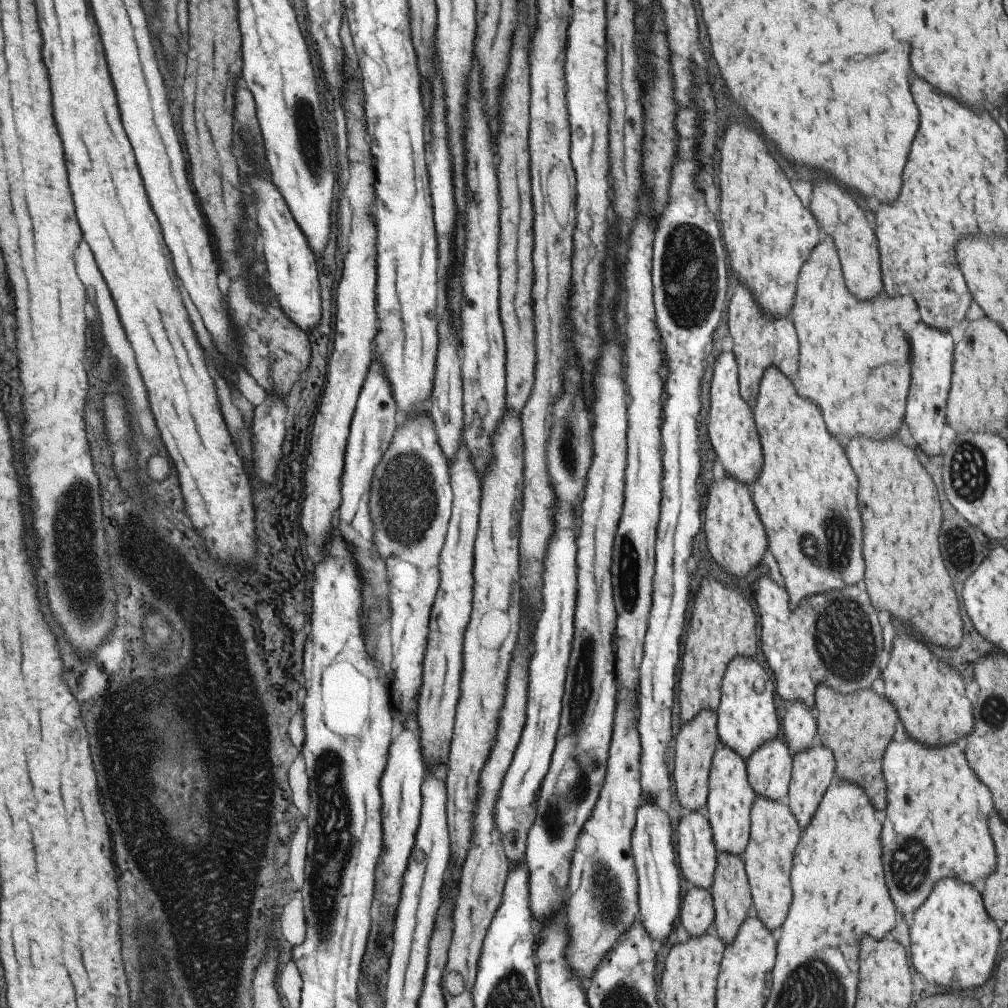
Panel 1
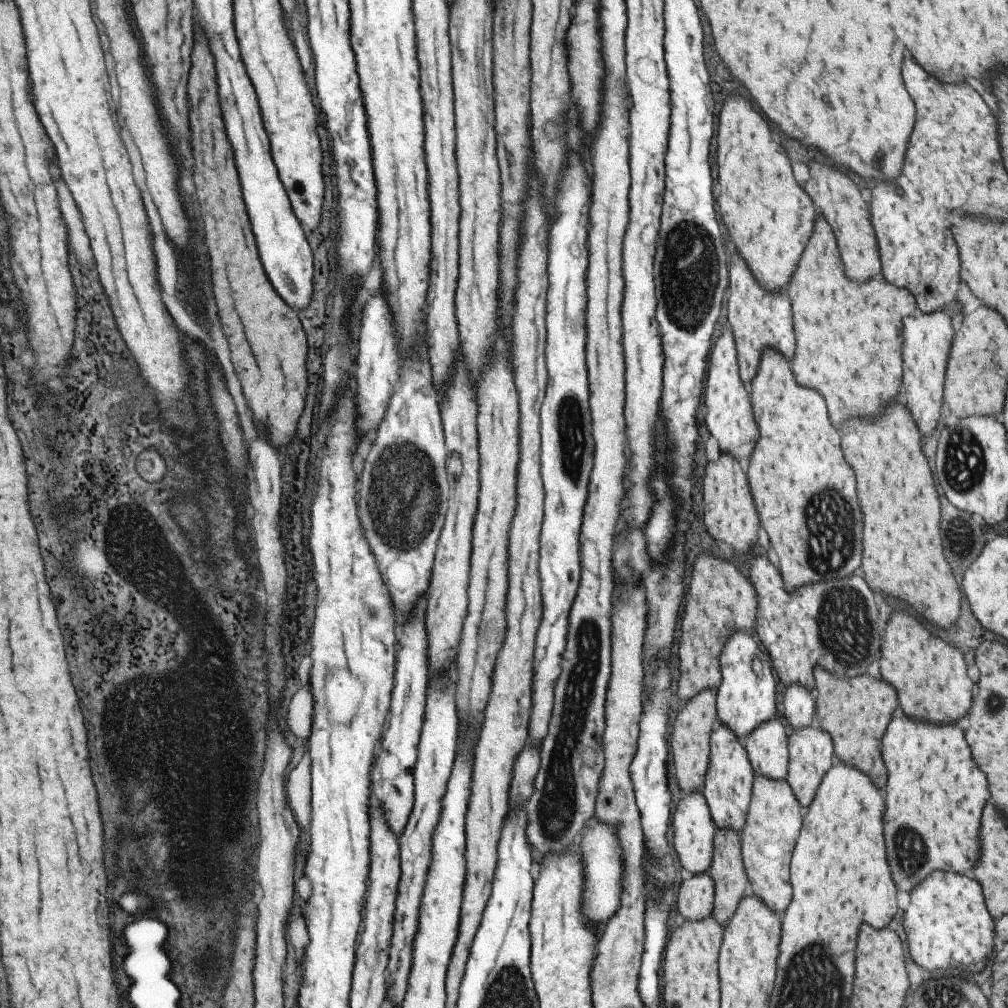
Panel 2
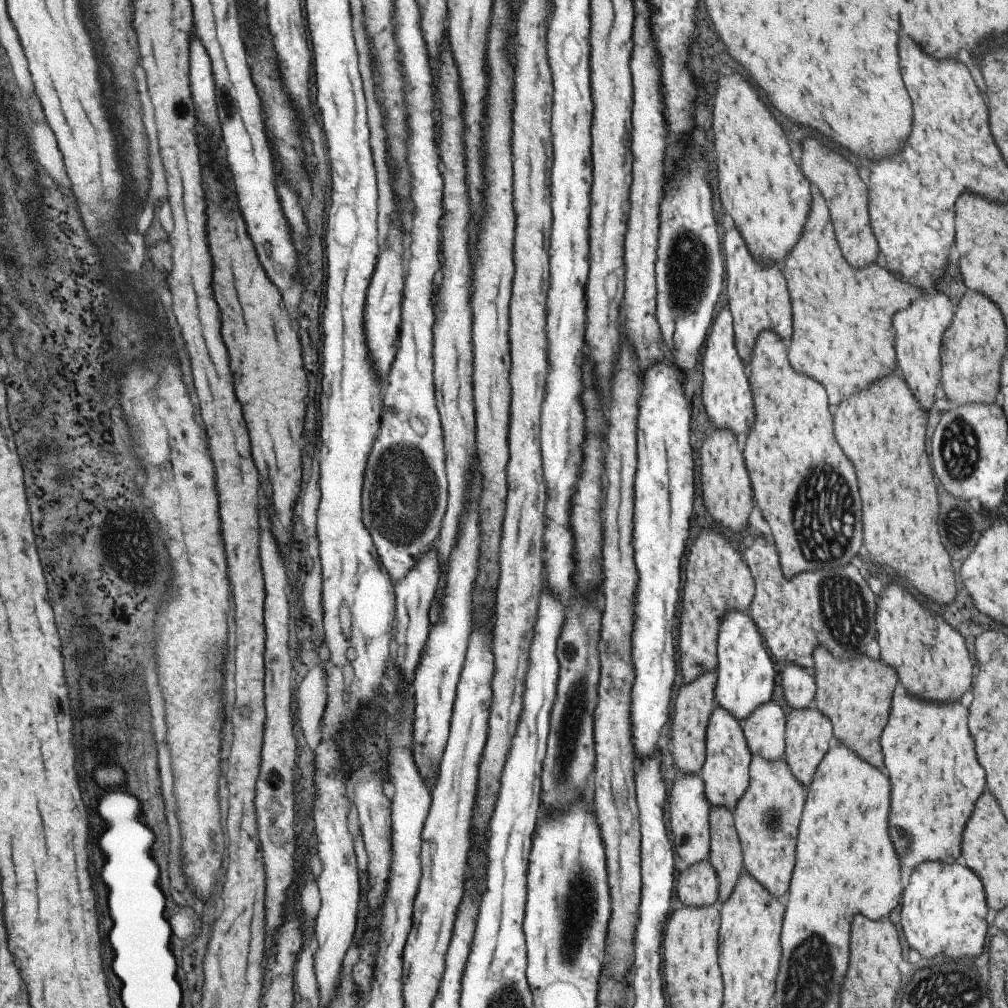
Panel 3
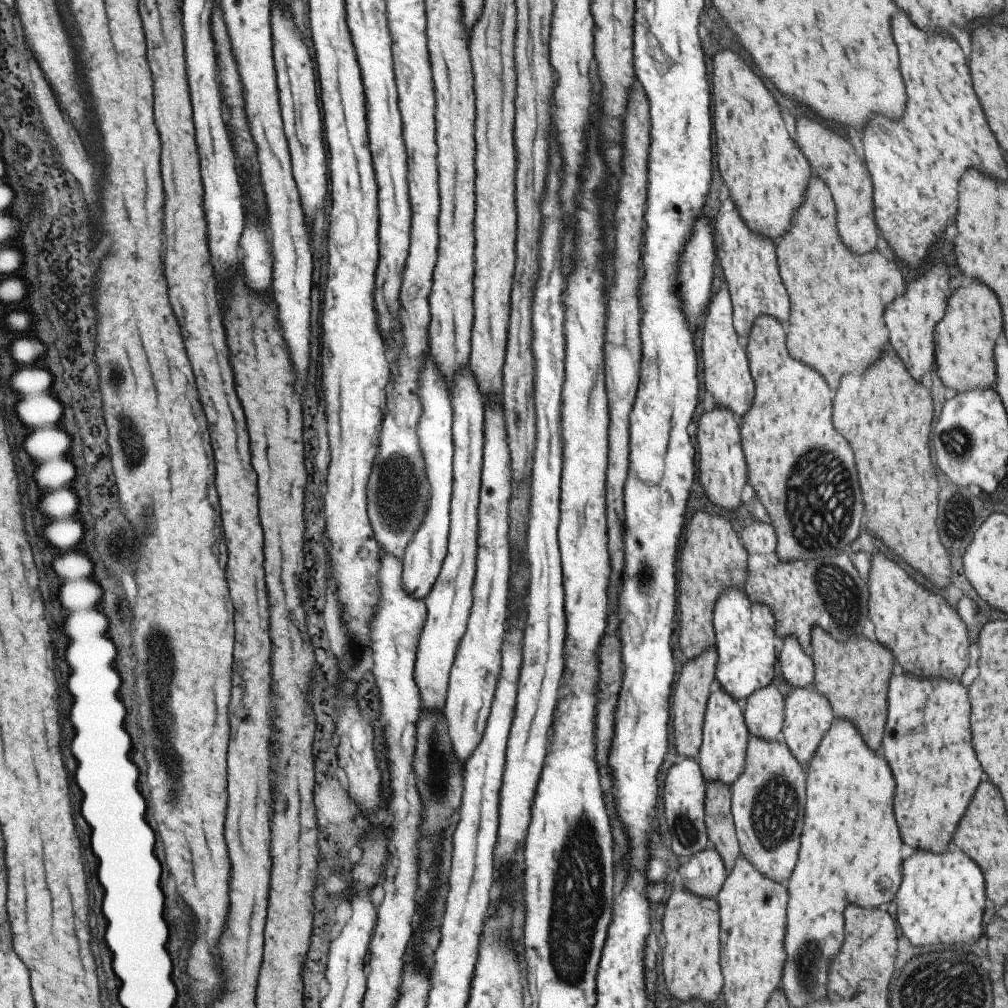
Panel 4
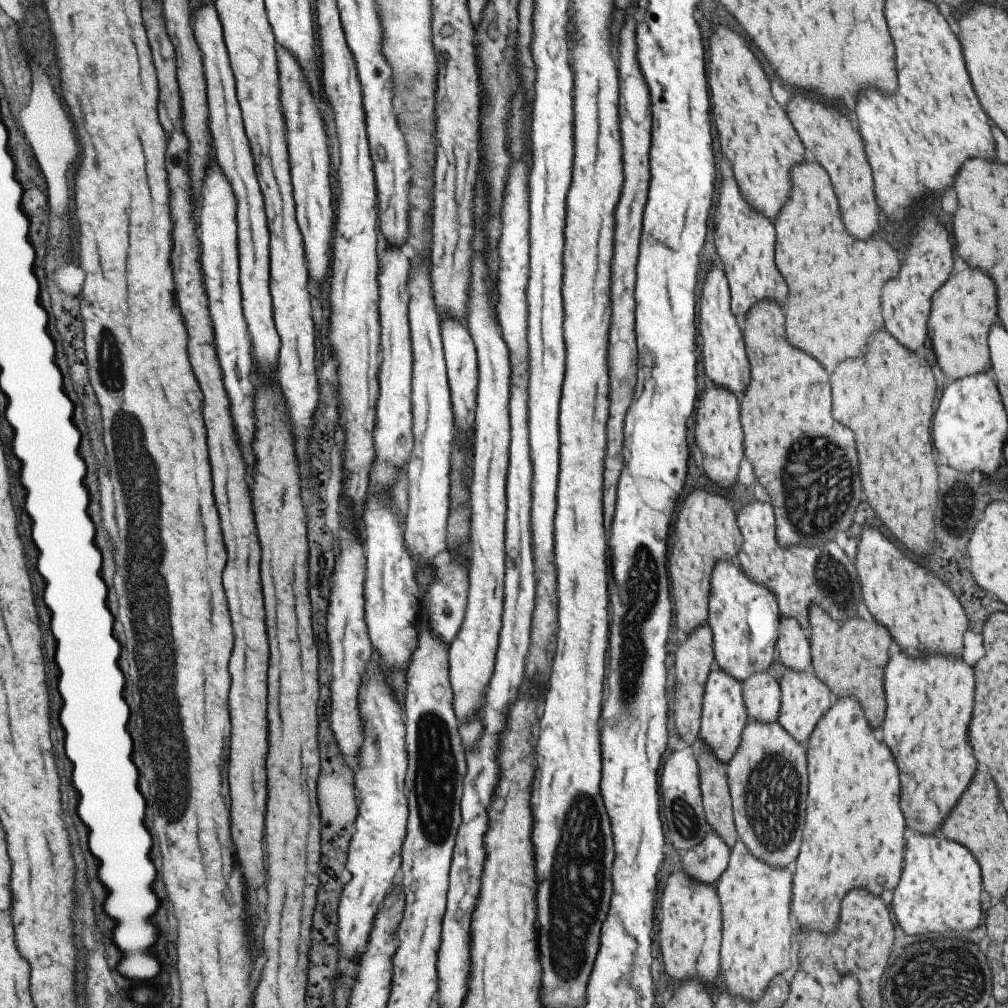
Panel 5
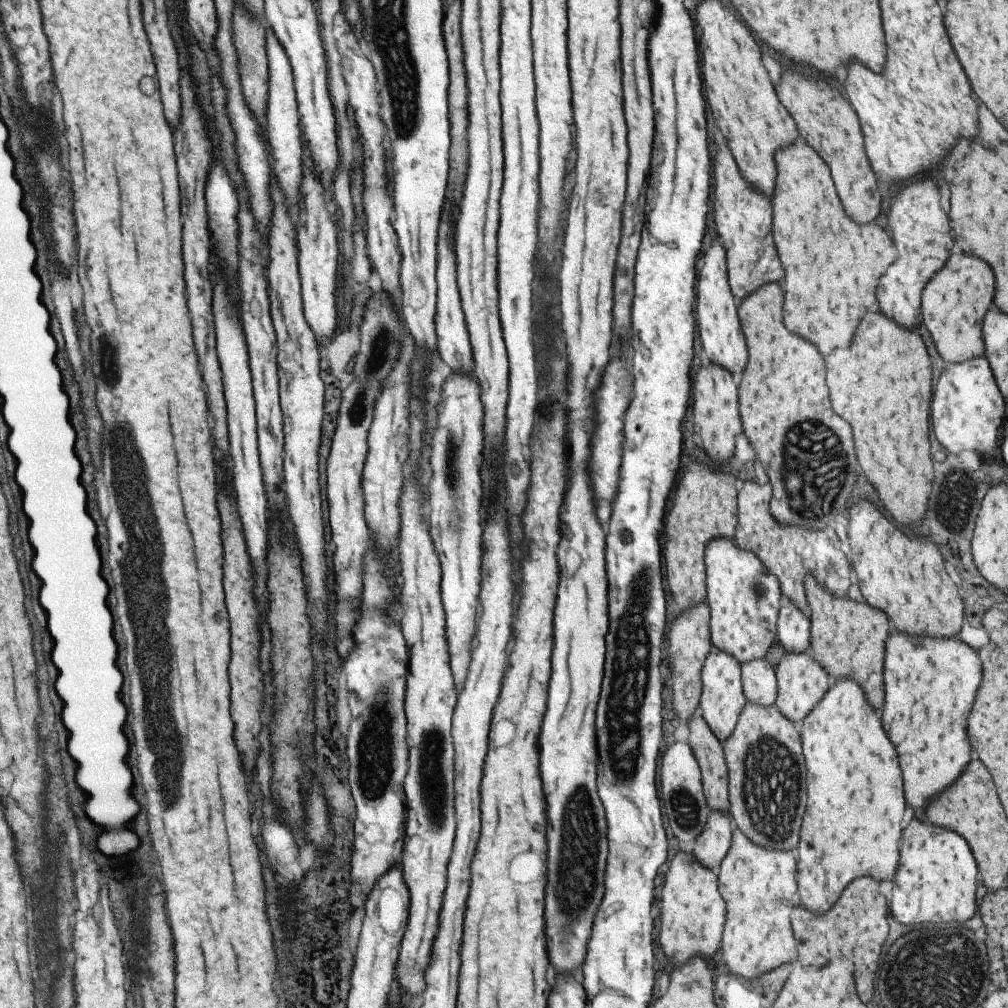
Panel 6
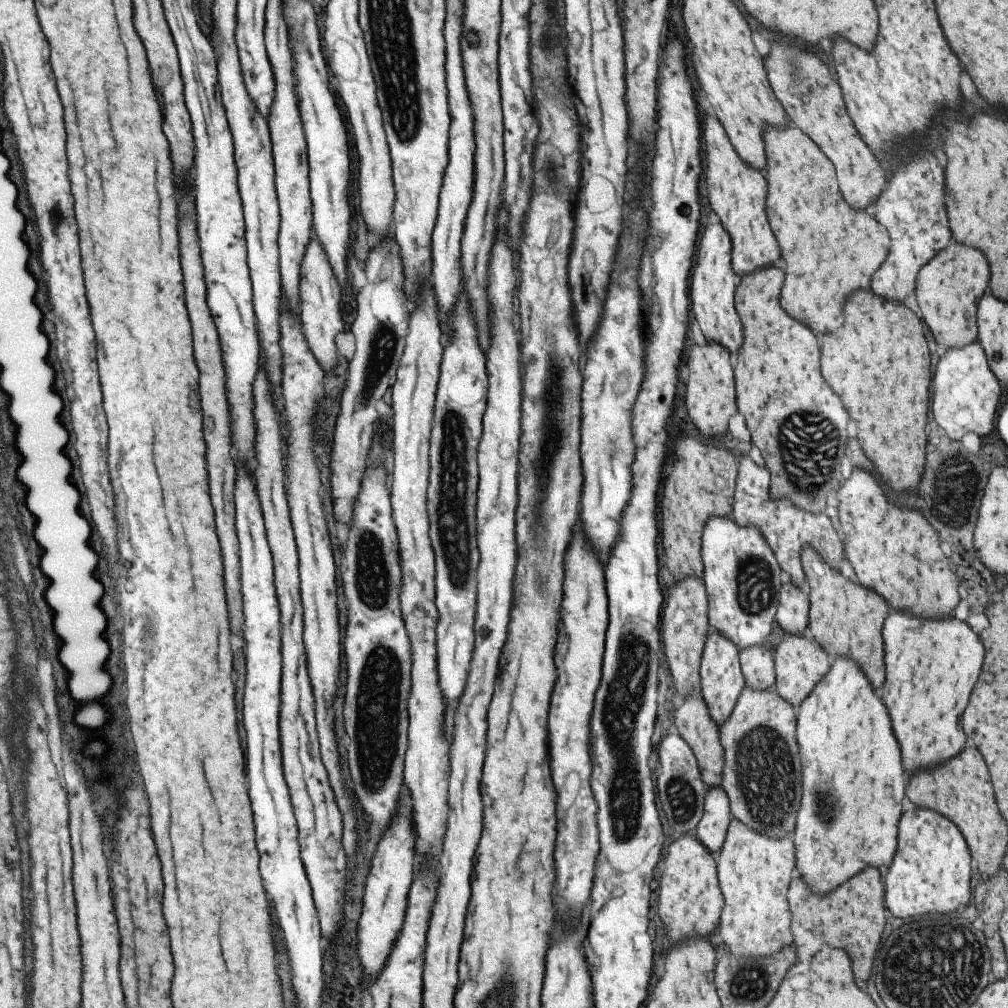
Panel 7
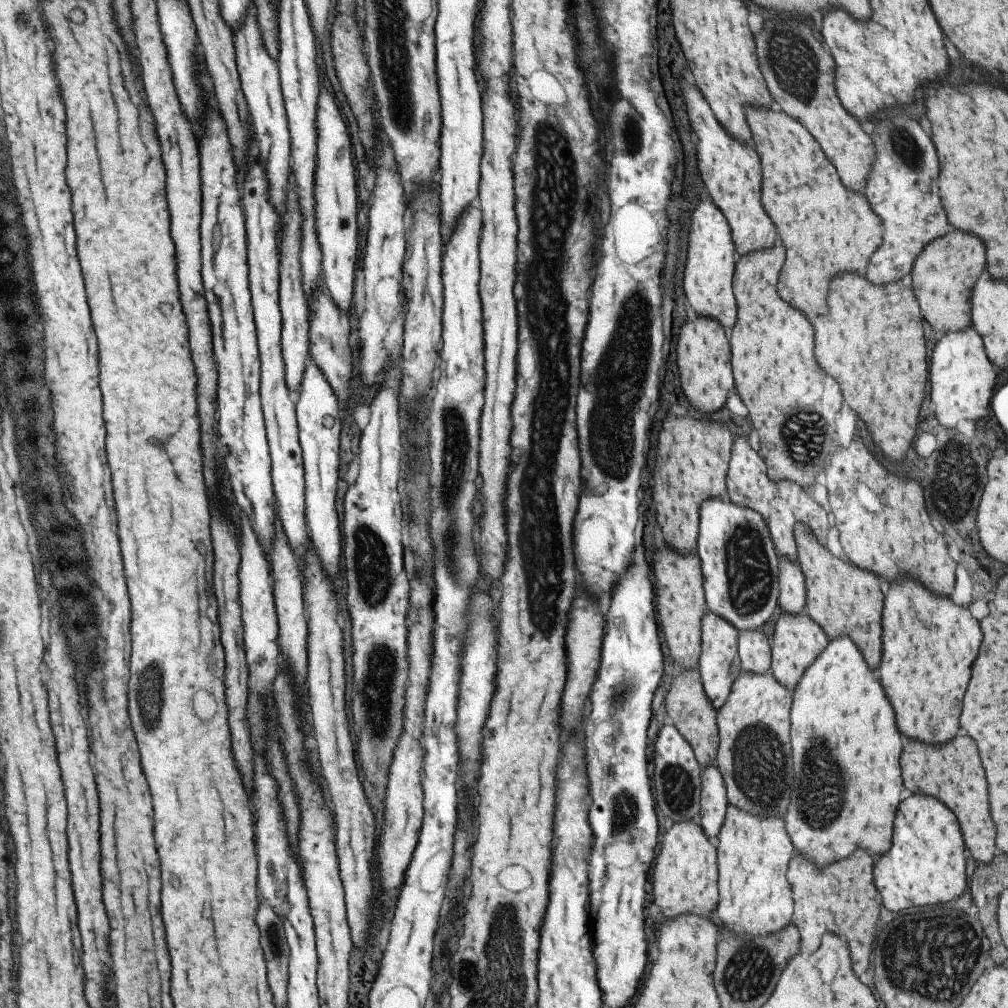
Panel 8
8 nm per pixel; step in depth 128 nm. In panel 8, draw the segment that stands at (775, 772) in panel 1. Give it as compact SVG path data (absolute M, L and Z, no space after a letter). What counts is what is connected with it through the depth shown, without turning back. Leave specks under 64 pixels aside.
M761 630L738 632L737 652L741 670L749 674L770 671L770 646Z

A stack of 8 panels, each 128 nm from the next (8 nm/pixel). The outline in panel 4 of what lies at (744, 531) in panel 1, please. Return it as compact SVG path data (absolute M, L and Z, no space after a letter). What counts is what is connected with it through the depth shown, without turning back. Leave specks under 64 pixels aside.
M714 406L709 412L704 411L695 423L701 486L714 505L732 512L743 507L740 495L748 481L738 421L729 410Z

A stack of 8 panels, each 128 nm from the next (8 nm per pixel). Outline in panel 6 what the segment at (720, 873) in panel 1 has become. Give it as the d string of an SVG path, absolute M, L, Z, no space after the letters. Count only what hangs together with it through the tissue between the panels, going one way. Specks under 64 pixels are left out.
M698 712L684 724L681 737L689 745L700 770L702 794L708 809L728 812L726 764L720 742Z

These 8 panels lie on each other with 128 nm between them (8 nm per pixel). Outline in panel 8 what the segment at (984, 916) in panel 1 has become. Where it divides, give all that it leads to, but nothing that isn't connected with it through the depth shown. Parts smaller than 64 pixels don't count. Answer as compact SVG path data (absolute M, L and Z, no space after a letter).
M909 796L897 806L891 846L873 864L873 886L887 910L931 906L957 898L966 888L965 848L955 815L936 798Z

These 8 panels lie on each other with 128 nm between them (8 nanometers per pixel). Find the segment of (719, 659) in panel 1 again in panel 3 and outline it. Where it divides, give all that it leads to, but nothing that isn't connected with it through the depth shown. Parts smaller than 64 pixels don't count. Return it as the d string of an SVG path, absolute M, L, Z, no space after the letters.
M701 530L687 554L681 614L675 622L679 625L677 660L683 674L682 684L693 682L703 672L716 672L716 638L721 618L729 611L741 611L741 614L747 615L753 591L754 582L749 569L741 556L733 550L729 540L721 534Z

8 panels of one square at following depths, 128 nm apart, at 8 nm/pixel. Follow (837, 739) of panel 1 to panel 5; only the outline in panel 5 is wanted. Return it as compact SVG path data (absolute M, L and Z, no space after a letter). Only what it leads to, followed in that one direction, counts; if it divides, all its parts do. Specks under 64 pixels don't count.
M809 606L807 635L811 660L809 668L815 678L819 678L819 682L829 688L832 699L853 698L861 706L861 710L865 714L865 720L871 724L871 728L875 728L883 720L883 710L885 710L885 702L883 702L883 666L889 658L887 648L889 648L889 642L891 642L887 630L875 621L865 622L865 620L858 617L849 618L845 622L835 622L819 606Z

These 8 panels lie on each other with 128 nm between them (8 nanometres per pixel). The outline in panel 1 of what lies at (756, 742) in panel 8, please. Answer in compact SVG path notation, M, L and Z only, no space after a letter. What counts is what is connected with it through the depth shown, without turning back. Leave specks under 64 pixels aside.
M761 796L753 797L749 820L747 846L741 859L750 890L752 914L765 926L765 930L776 934L787 916L792 899L790 868L802 829L785 802L773 802Z

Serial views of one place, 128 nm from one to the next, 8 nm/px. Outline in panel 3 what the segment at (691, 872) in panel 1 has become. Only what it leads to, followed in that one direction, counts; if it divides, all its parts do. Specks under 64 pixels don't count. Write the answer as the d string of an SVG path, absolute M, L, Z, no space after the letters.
M679 774L667 796L667 814L669 814L669 832L673 836L673 846L679 858L689 866L708 858L709 852L709 809L704 795L704 786L698 775Z

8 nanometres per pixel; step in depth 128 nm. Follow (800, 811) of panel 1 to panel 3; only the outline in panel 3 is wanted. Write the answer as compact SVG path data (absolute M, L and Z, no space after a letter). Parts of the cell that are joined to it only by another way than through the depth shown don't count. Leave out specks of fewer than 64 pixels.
M810 706L803 710L791 709L787 714L784 726L784 761L789 767L789 772L801 786L807 786L811 782L811 774L815 772L817 762L827 754L827 749L831 746L832 726L829 720Z

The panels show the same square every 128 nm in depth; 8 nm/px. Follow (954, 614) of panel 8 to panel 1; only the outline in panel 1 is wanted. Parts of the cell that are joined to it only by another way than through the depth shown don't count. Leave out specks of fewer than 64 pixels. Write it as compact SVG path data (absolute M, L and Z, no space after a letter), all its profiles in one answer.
M909 736L897 740L893 738L887 746L885 746L885 752L883 752L882 758L882 775L885 784L887 784L887 804L885 804L885 820L883 820L883 826L881 826L881 862L883 862L883 872L885 872L885 884L887 884L887 890L889 890L889 896L895 904L895 908L901 912L901 914L907 914L913 912L917 906L921 906L921 903L927 896L929 896L929 890L933 886L935 880L943 878L943 876L949 876L949 878L959 878L963 882L969 882L973 884L975 880L981 880L985 878L985 874L989 874L995 866L995 856L993 856L993 846L991 846L991 838L989 838L989 832L987 832L987 814L991 812L991 794L989 790L979 782L979 778L973 774L973 770L967 766L965 762L965 756L963 752L957 748L957 744L949 744L949 746L936 746L928 747L921 746L919 742L911 740Z

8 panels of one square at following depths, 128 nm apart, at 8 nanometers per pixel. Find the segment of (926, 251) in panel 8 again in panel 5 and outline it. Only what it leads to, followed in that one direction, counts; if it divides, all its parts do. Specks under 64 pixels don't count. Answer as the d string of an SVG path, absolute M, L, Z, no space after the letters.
M965 268L955 276L949 276L947 282L933 292L929 306L927 336L931 338L931 348L943 376L959 380L990 372L987 334L995 318L995 288L991 278L977 268Z

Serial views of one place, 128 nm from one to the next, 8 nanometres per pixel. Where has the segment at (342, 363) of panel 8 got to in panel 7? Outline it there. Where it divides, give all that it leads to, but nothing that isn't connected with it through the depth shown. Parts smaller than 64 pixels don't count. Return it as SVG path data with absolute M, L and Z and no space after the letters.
M312 235L305 246L303 258L299 262L299 304L297 304L299 323L301 331L309 346L309 352L317 358L317 364L321 366L323 372L331 372L337 364L337 350L335 350L334 336L341 334L345 324L339 313L339 293L340 286L333 276L333 270L327 262L325 250L321 248L321 242Z

